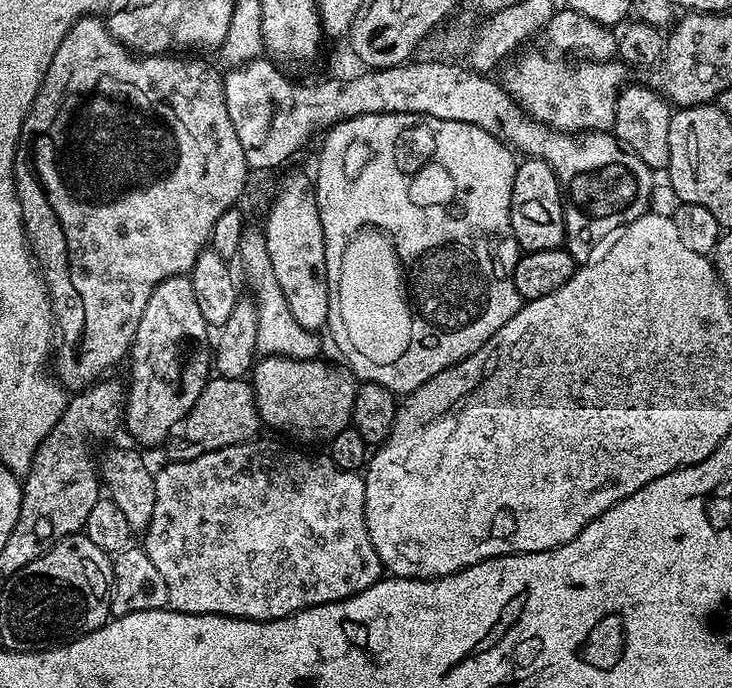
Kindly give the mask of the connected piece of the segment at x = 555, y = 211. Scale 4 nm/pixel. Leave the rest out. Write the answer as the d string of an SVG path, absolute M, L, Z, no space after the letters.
M524 158L517 163L514 190L510 198L510 222L514 238L524 252L561 247L565 243L564 198L554 170L544 160Z

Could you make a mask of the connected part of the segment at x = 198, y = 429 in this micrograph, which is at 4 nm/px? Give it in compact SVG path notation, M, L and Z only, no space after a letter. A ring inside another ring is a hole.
M217 375L205 384L198 402L186 415L172 427L172 432L162 447L152 446L143 453L146 470L153 474L160 471L166 463L164 452L169 461L193 460L207 452L222 450L226 446L241 444L247 440L257 439L256 432L262 428L258 406L255 404L253 387L247 379L236 379ZM164 451L164 452L163 452Z

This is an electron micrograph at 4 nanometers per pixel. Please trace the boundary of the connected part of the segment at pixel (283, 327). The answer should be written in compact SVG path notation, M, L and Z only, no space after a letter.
M245 227L241 234L238 263L244 267L244 276L252 287L258 314L257 353L265 356L285 356L290 359L314 360L321 355L320 340L315 331L298 326L294 322L294 314L290 314L290 306L286 306L286 298L278 286L278 278L274 278L274 266L270 262L270 254L266 250L266 238L259 227Z

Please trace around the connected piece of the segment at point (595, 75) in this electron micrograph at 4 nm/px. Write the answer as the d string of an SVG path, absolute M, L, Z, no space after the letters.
M528 52L513 64L505 63L498 80L529 116L551 128L573 134L609 131L620 90L630 80L629 69L616 58L606 61L584 58L578 63L581 64L568 65L564 60L551 60L540 52Z

